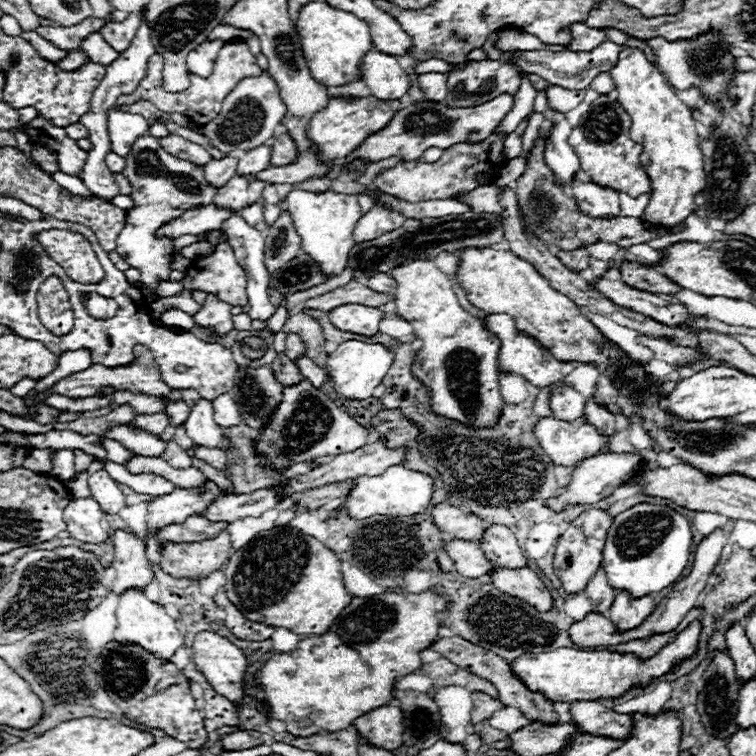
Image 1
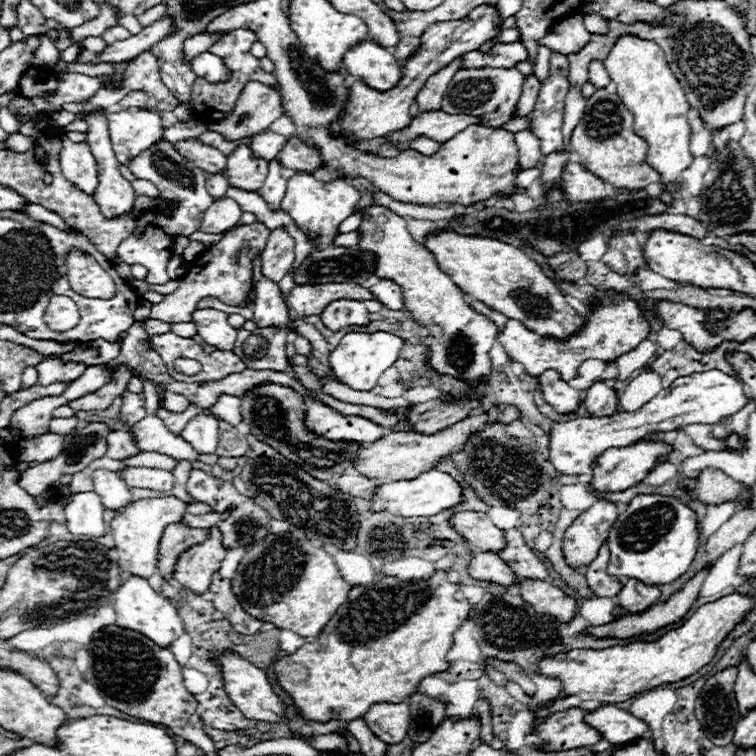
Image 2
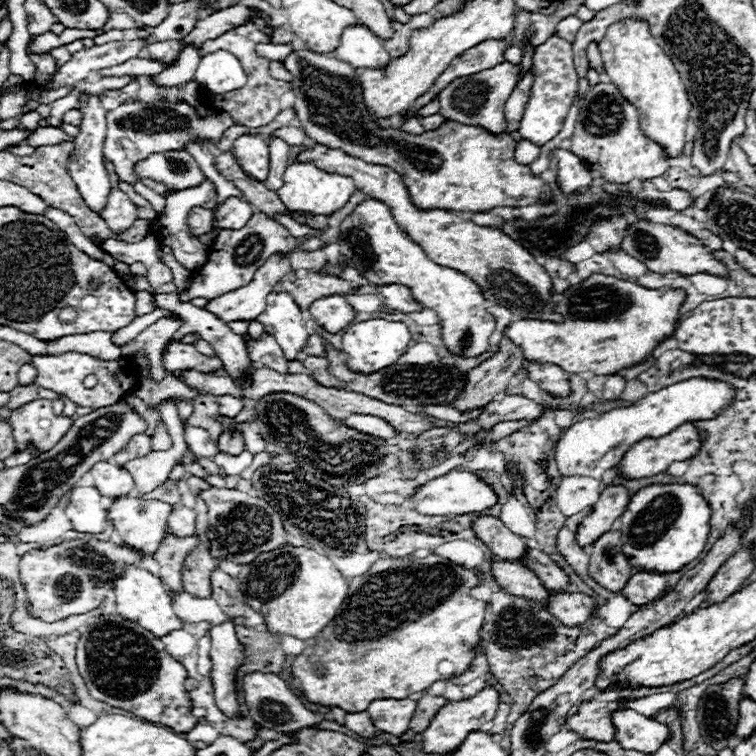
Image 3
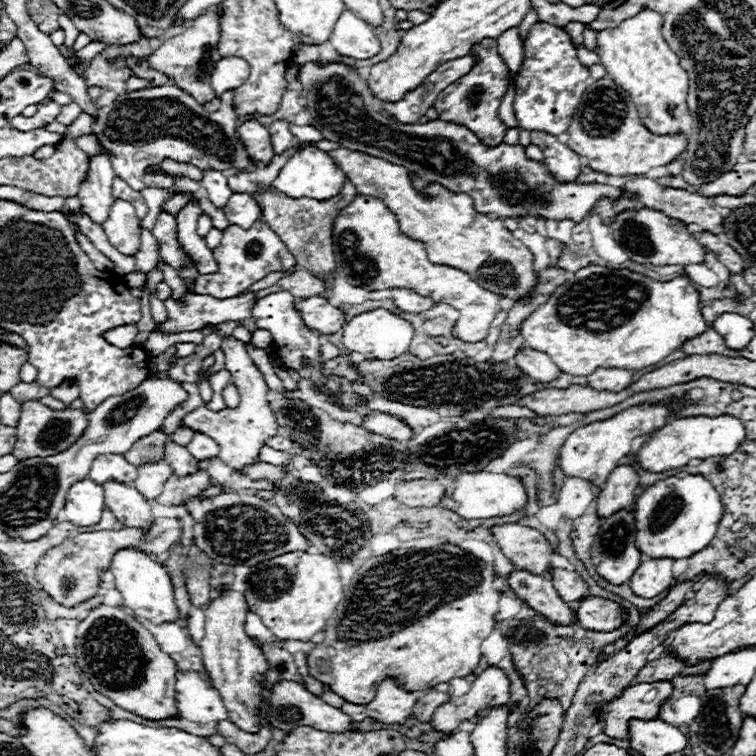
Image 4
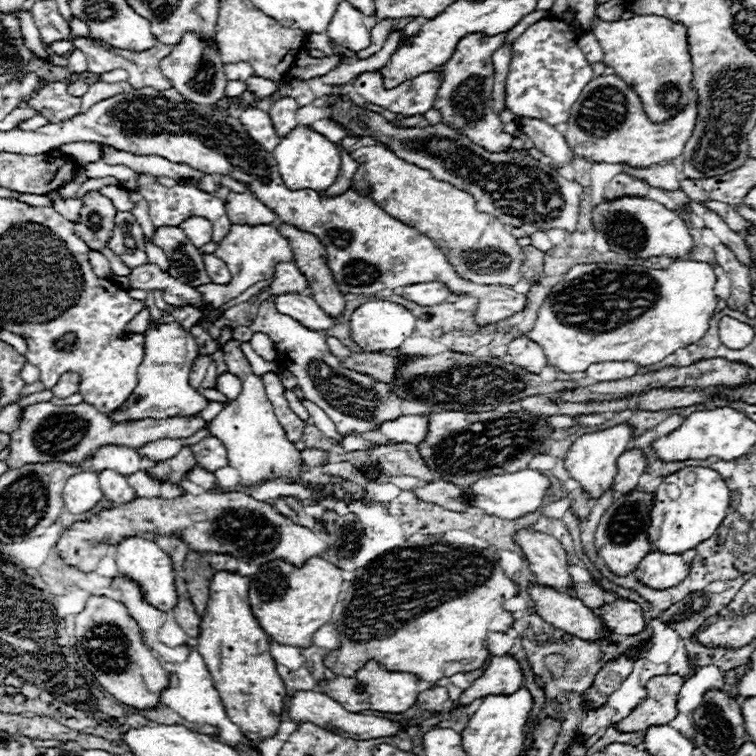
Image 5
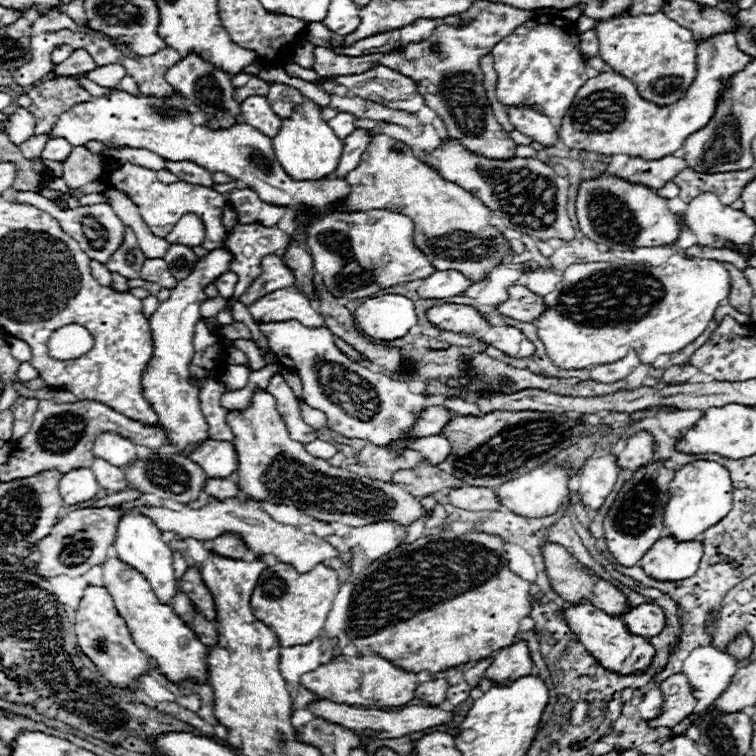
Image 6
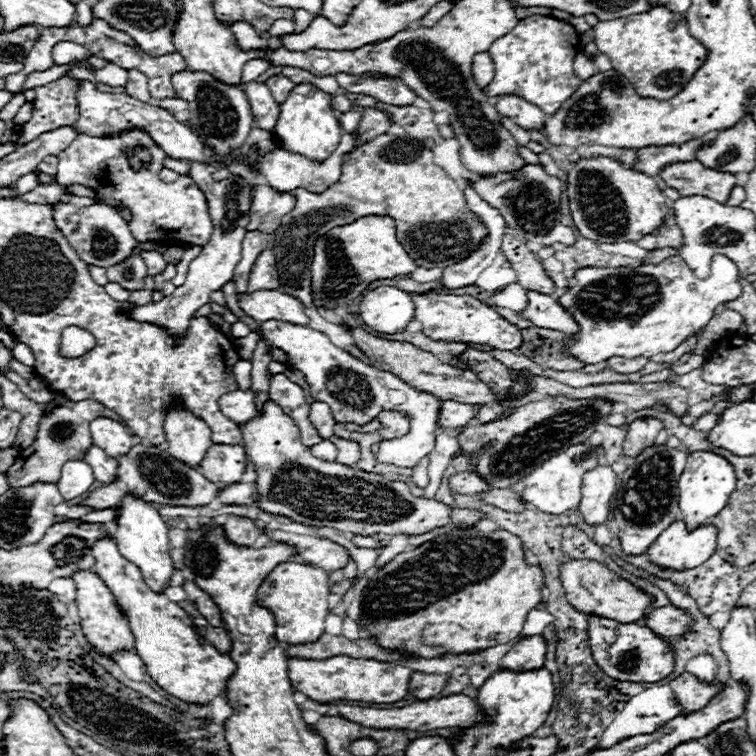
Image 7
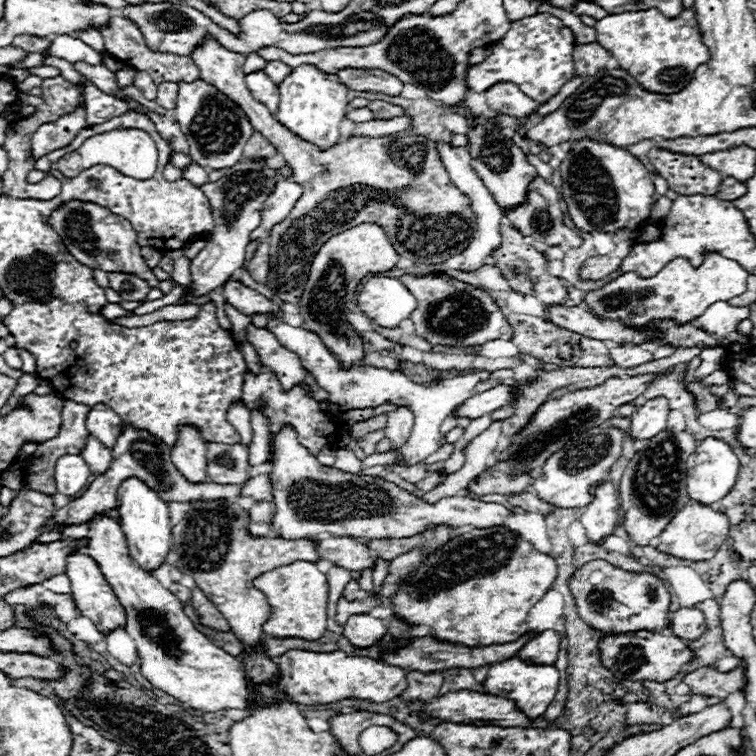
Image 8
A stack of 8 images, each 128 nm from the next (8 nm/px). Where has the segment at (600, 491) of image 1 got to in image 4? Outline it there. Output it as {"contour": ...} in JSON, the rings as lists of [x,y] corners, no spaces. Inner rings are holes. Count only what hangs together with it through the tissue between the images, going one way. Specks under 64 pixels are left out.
{"contour":[[[688,416],[678,418],[666,424],[660,432],[656,432],[640,450],[638,450],[638,464],[650,472],[666,472],[672,468],[686,466],[692,458],[712,458],[712,456],[728,456],[736,452],[742,442],[746,440],[744,424],[734,416]]]}

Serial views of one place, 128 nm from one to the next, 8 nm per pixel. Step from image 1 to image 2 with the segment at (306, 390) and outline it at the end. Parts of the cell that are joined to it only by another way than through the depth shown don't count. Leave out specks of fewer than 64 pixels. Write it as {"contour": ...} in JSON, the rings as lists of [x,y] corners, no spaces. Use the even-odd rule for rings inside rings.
{"contour":[[[306,398],[306,408],[306,424],[310,424],[310,430],[326,436],[328,440],[374,442],[386,434],[386,430],[372,420],[366,420],[362,416],[342,416],[312,398]]]}

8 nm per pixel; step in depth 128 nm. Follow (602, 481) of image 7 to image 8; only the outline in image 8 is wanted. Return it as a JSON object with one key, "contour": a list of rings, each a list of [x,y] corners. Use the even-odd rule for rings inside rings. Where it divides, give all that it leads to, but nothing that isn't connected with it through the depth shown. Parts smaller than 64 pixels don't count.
{"contour":[[[608,480],[606,484],[594,486],[594,500],[590,502],[590,506],[586,506],[586,510],[578,518],[580,524],[584,526],[590,544],[602,546],[602,542],[610,534],[614,534],[616,526],[620,524],[618,512],[620,512],[620,504],[614,484]]]}

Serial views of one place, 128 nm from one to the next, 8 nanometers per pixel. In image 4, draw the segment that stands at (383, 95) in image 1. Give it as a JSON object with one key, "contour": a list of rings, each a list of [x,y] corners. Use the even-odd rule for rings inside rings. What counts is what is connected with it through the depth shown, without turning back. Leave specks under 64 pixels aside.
{"contour":[[[344,10],[330,34],[336,52],[352,58],[370,58],[380,52],[380,42],[372,28],[354,12]]]}

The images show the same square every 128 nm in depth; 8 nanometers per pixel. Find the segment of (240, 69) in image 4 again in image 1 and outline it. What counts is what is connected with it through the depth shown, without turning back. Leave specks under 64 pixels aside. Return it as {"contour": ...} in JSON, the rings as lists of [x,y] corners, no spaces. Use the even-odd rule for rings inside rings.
{"contour":[[[204,42],[200,44],[198,48],[194,48],[194,52],[190,52],[188,56],[188,68],[202,76],[202,78],[208,78],[214,70],[214,64],[216,64],[216,56],[218,56],[218,50],[224,46],[224,42]]]}

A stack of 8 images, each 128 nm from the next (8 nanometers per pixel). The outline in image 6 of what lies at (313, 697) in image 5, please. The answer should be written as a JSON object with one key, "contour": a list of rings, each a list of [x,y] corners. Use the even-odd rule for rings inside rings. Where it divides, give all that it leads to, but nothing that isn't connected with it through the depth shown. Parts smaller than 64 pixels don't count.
{"contour":[[[318,700],[316,704],[310,706],[310,710],[324,720],[334,720],[334,724],[342,724],[346,728],[354,728],[354,732],[366,732],[372,730],[374,738],[394,738],[394,736],[404,736],[410,732],[420,732],[432,726],[440,726],[452,720],[454,712],[452,710],[442,710],[440,706],[406,706],[404,710],[398,712],[384,712],[384,710],[360,710],[348,704],[336,704],[330,700]]]}

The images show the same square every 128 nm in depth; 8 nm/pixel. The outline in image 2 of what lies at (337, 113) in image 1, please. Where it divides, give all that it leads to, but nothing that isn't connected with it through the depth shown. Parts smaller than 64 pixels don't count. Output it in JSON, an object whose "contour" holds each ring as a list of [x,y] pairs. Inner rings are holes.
{"contour":[[[478,6],[474,8],[474,12],[470,12],[466,18],[462,20],[448,20],[442,24],[432,24],[426,28],[426,32],[422,34],[422,44],[420,48],[402,64],[402,78],[400,82],[386,92],[378,92],[370,86],[366,86],[364,80],[354,82],[354,86],[350,88],[350,98],[346,104],[346,114],[342,118],[342,122],[334,124],[334,130],[342,130],[346,132],[354,142],[358,140],[370,140],[376,136],[386,136],[392,130],[400,130],[410,122],[410,104],[414,102],[416,94],[420,92],[420,88],[426,84],[426,80],[436,74],[438,70],[442,70],[444,66],[448,66],[454,58],[464,56],[466,52],[478,50],[486,40],[496,38],[502,32],[500,26],[500,10],[496,6]]]}

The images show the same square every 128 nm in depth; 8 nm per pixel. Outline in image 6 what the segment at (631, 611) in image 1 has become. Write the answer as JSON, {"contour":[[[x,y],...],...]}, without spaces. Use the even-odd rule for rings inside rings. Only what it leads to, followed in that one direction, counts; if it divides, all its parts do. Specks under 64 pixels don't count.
{"contour":[[[662,536],[646,556],[638,562],[654,580],[682,580],[694,576],[702,560],[702,542],[676,542],[672,536]]]}

